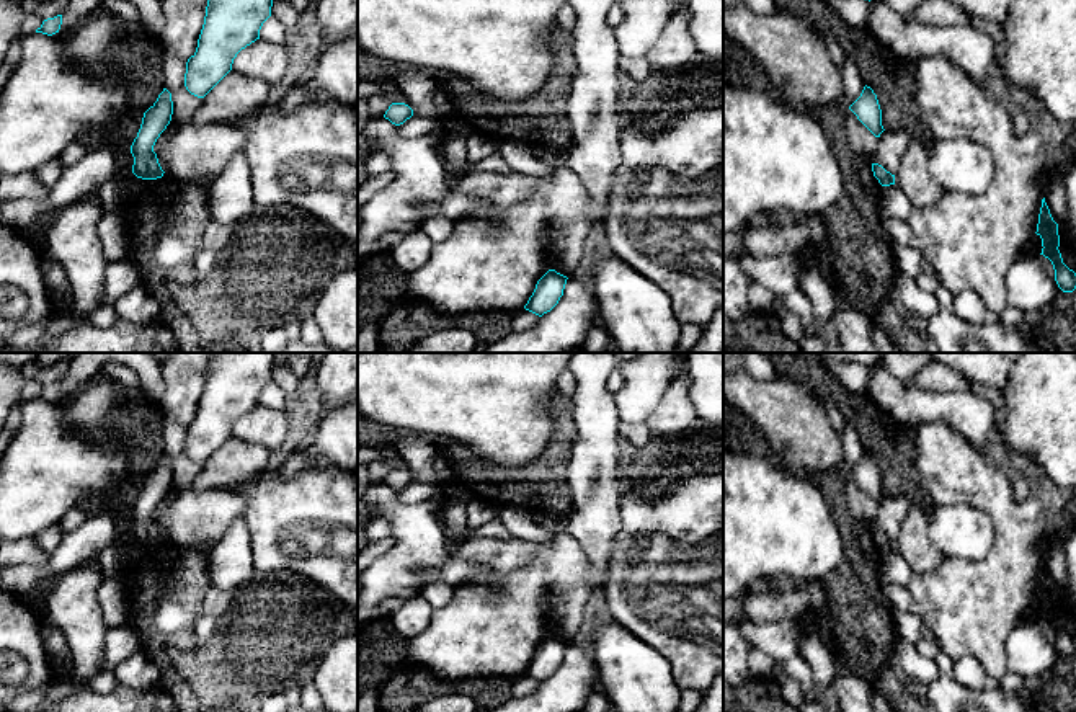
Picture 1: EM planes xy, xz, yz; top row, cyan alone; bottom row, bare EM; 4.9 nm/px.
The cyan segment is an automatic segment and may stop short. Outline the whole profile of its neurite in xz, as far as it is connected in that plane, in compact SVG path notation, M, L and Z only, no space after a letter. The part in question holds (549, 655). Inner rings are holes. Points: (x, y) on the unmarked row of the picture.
M549 635L536 650L532 661L524 671L526 676L542 683L550 678L563 661L563 655L567 650L567 642L557 639L555 635Z

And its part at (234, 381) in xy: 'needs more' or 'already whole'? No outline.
already whole

